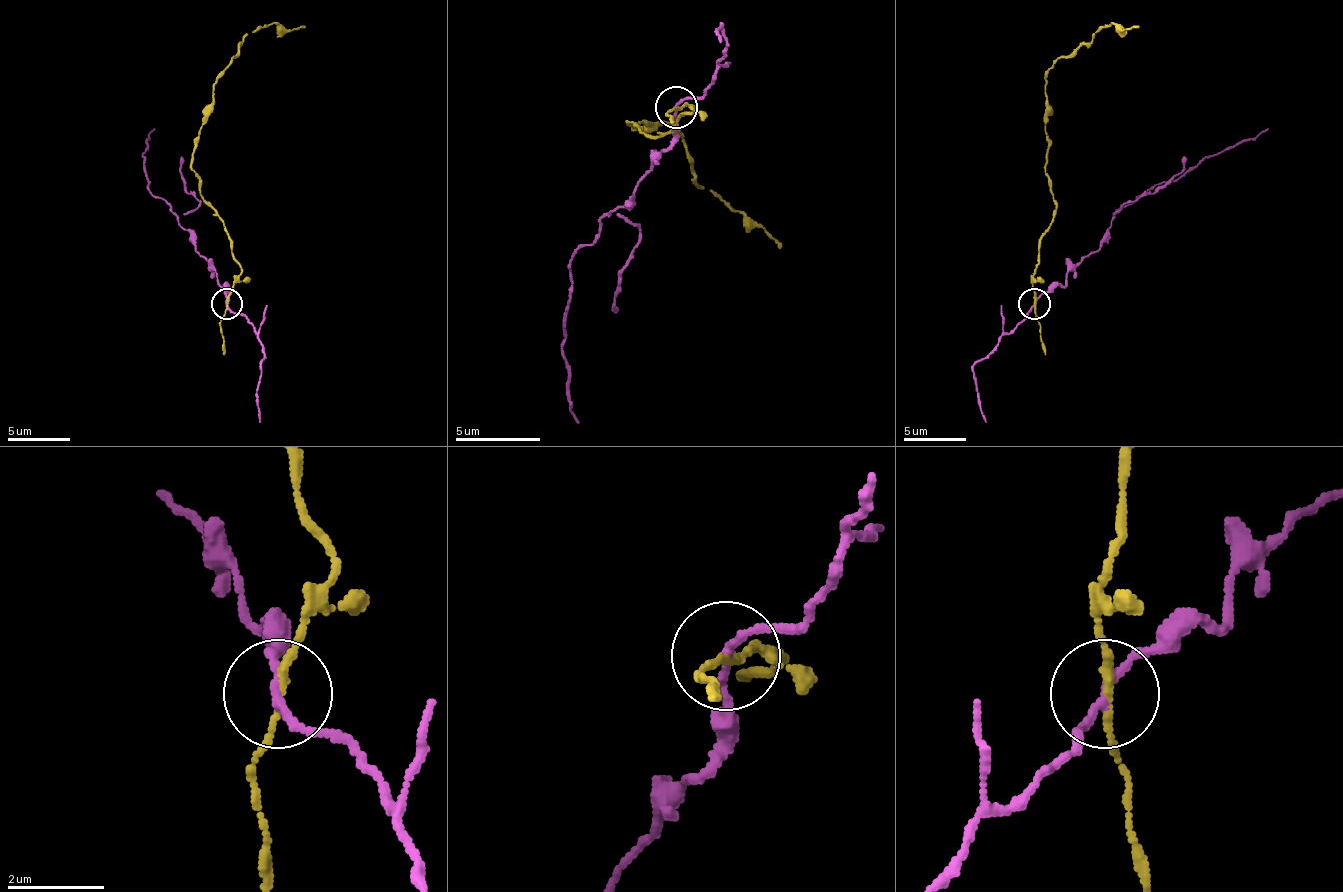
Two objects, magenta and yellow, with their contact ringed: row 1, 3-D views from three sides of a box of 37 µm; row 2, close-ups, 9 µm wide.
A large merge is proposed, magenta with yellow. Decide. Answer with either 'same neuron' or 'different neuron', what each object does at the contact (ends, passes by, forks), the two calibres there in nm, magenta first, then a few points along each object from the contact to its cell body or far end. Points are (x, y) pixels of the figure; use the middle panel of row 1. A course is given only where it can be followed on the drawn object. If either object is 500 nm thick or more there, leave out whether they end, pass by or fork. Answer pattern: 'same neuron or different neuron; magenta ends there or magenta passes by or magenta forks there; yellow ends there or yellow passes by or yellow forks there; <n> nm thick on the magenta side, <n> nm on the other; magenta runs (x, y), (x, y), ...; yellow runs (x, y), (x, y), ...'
different neuron; magenta passes by; yellow passes by; 170 nm thick on the magenta side, 160 nm on the other; magenta runs (675, 108), (675, 142), (658, 155), (632, 197), (603, 223), (569, 261), (565, 341), (569, 405), (577, 421); yellow runs (675, 108), (696, 108), (658, 138), (628, 125), (662, 121), (683, 138), (696, 180), (780, 248)

